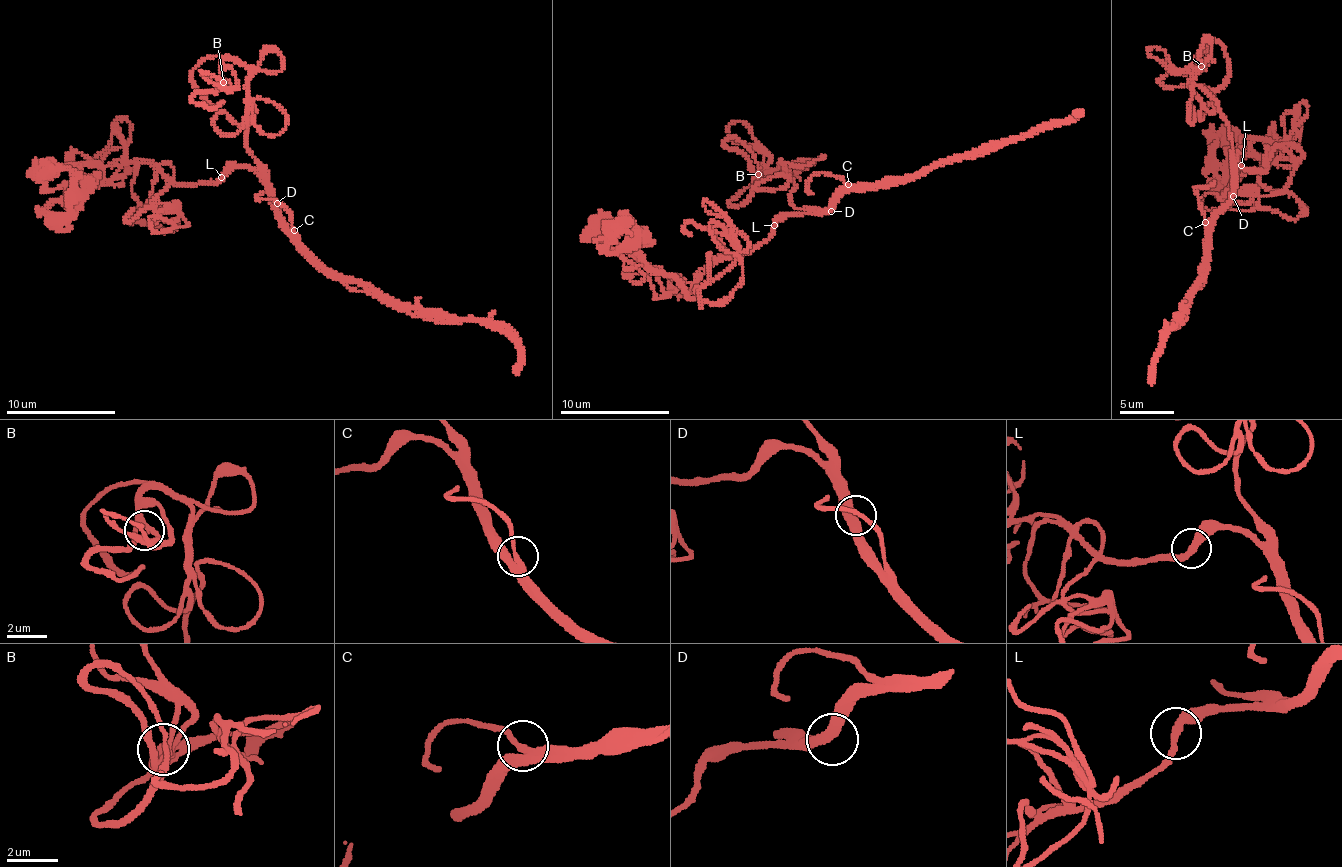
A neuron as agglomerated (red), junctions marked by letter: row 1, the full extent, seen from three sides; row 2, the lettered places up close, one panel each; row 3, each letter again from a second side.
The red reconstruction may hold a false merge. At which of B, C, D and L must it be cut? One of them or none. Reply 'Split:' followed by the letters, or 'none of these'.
Split: none of these

